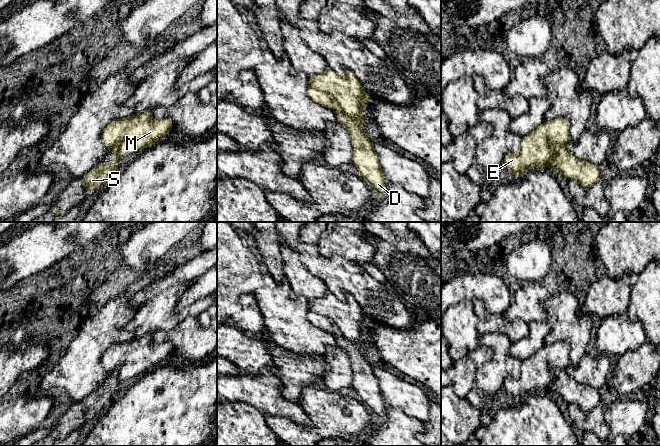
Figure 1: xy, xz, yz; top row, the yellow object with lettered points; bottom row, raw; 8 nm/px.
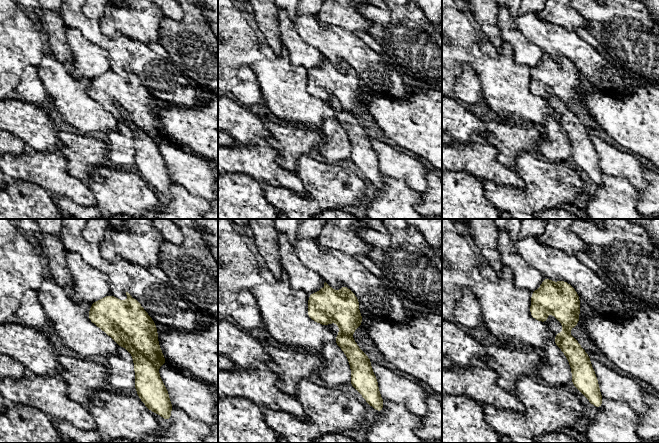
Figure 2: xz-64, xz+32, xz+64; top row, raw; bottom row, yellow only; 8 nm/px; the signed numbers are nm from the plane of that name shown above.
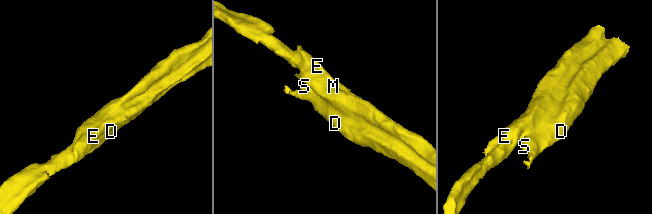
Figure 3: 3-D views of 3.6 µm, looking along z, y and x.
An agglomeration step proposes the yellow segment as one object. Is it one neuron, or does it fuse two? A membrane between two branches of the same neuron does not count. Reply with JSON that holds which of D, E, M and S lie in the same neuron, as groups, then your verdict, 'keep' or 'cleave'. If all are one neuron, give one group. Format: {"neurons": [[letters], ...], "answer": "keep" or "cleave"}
{"neurons": [["D", "S"], ["E", "M"]], "answer": "cleave"}

